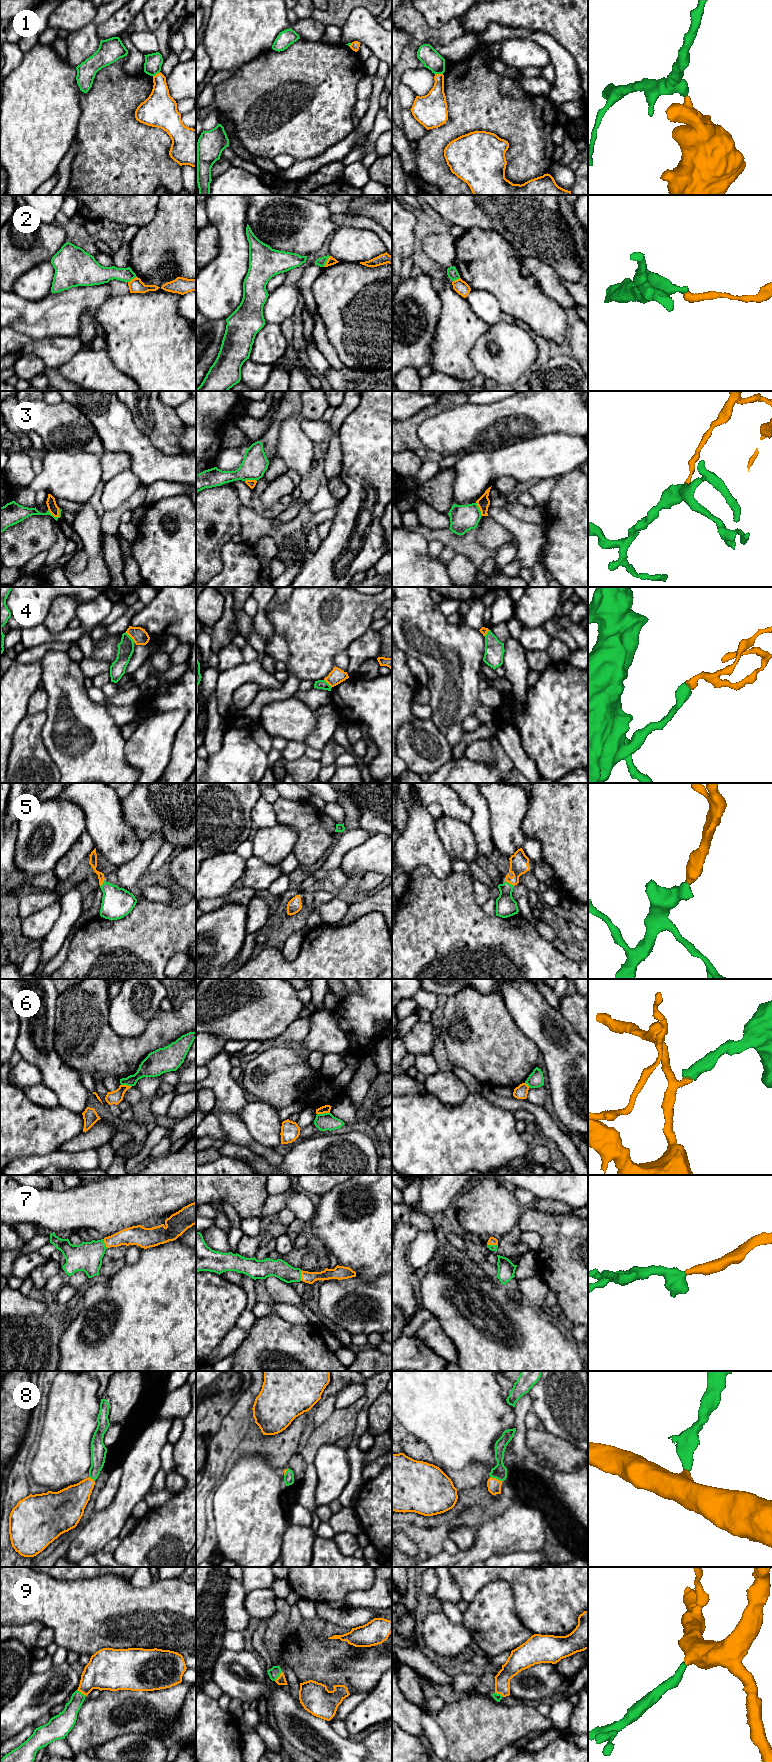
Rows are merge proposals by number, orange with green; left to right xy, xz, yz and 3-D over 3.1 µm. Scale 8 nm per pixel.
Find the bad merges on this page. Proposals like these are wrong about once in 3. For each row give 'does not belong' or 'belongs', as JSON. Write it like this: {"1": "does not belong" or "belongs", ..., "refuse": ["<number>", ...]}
{"1": "does not belong", "2": "does not belong", "3": "does not belong", "4": "does not belong", "5": "belongs", "6": "does not belong", "7": "belongs", "8": "belongs", "9": "belongs", "refuse": ["1", "2", "3", "4", "6"]}

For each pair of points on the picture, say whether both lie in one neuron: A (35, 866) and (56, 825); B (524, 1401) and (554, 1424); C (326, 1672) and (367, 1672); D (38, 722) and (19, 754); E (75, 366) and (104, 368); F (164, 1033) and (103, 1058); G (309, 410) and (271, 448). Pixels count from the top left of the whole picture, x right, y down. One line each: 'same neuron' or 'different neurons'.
A: same neuron
B: different neurons
C: same neuron
D: same neuron
E: same neuron
F: same neuron
G: different neurons

